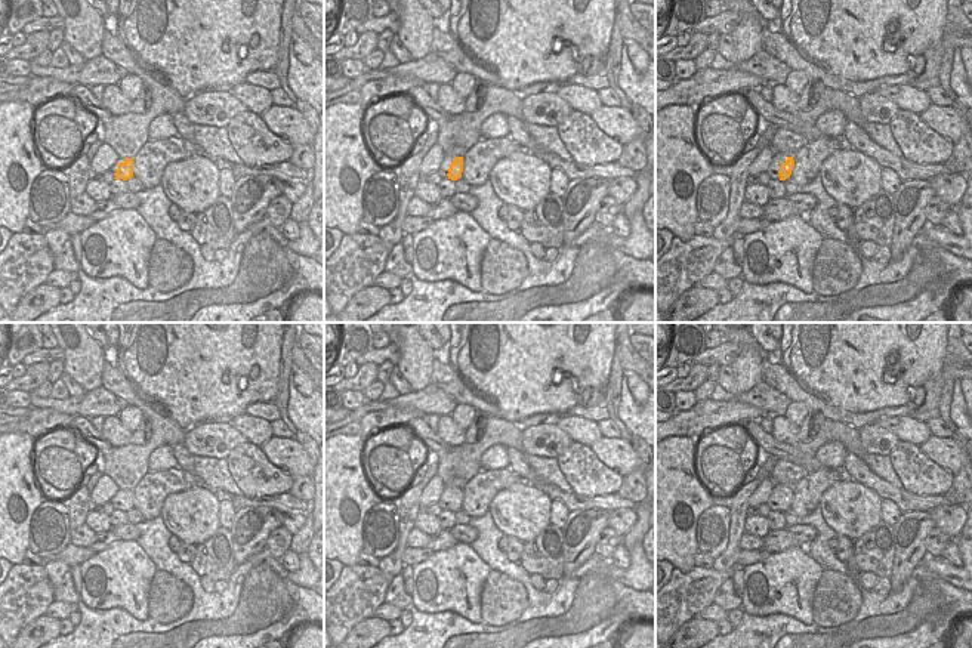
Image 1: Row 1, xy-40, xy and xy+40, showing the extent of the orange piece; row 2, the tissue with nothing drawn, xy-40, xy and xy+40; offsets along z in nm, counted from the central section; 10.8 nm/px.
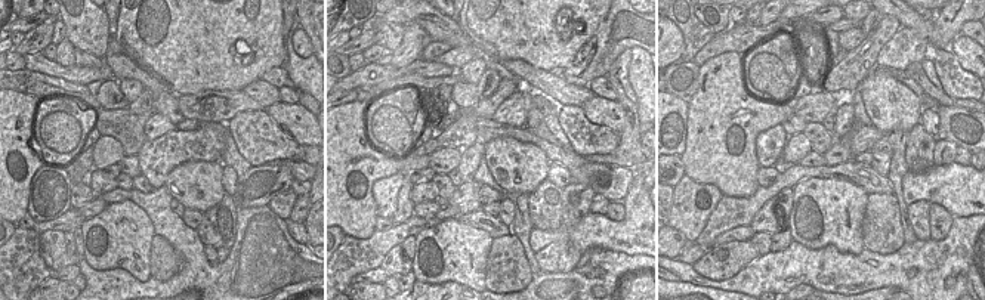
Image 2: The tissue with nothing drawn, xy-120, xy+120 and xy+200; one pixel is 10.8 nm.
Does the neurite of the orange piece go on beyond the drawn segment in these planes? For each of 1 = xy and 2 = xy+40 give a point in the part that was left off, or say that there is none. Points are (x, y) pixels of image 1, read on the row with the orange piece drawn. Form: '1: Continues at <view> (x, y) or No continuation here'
1: No continuation here
2: No continuation here

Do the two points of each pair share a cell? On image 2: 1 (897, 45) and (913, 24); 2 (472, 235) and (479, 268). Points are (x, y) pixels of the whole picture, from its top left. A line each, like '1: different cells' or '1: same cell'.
1: different cells
2: different cells

